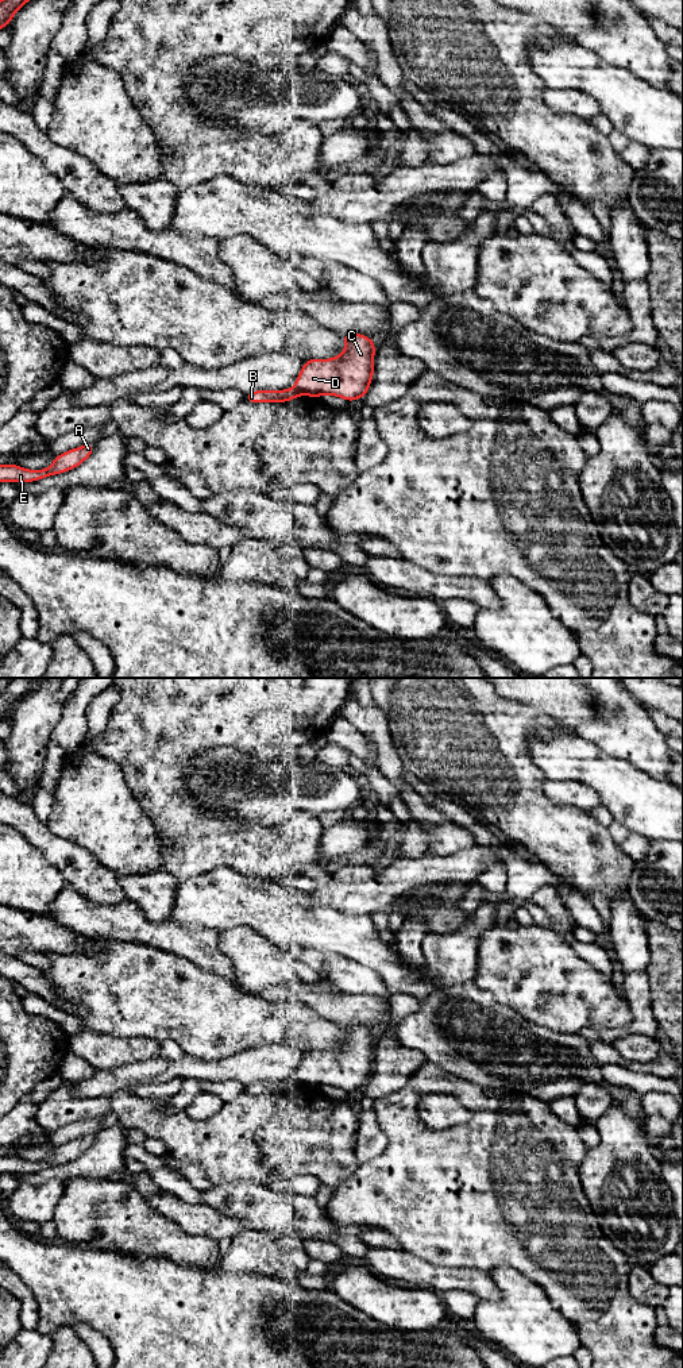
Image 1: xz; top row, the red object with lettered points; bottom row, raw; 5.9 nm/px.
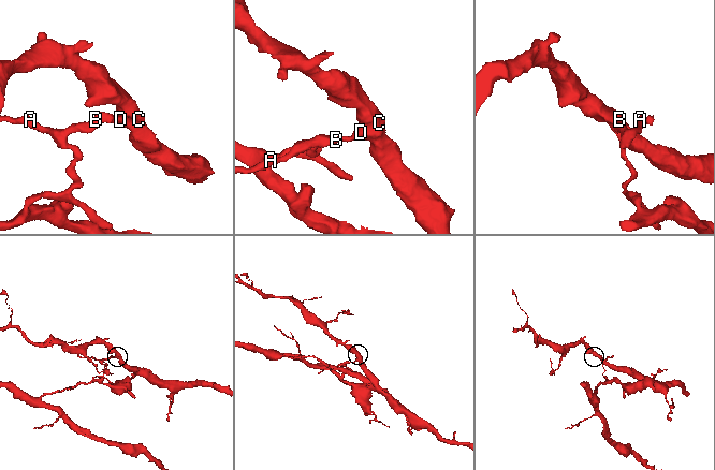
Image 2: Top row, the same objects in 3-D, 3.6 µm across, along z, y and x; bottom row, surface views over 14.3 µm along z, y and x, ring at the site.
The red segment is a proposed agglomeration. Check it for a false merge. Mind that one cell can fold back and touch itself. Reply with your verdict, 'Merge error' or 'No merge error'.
Merge error

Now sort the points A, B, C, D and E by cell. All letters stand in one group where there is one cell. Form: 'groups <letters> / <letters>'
groups A B E / C D

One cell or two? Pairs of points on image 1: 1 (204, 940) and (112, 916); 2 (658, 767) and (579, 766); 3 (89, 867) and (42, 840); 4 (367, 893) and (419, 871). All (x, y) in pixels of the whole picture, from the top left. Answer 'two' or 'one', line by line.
1: one
2: two
3: one
4: one

